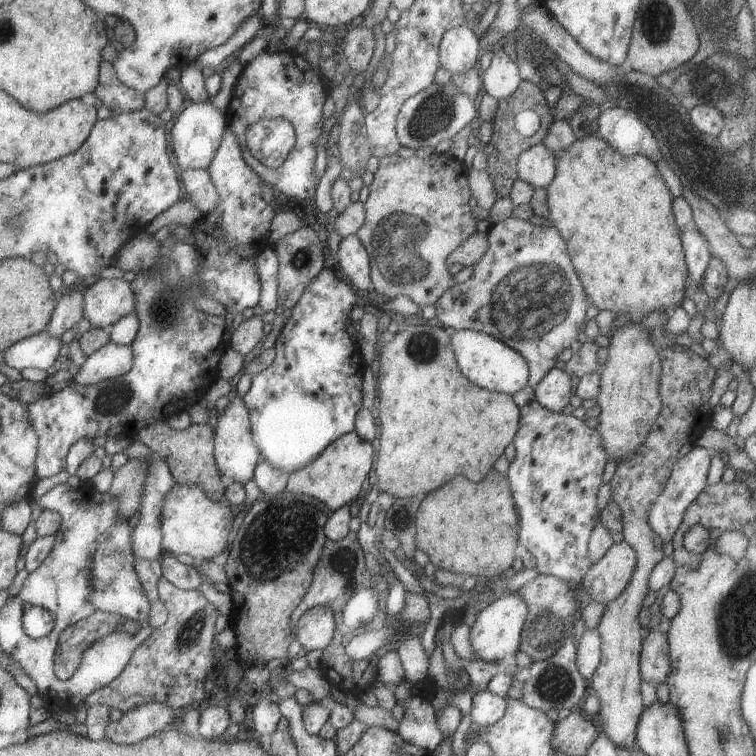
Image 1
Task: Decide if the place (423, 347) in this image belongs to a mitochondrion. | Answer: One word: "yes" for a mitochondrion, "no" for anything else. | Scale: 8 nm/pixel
yes

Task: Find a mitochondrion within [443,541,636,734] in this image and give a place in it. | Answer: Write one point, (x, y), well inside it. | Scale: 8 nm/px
(556, 685)

